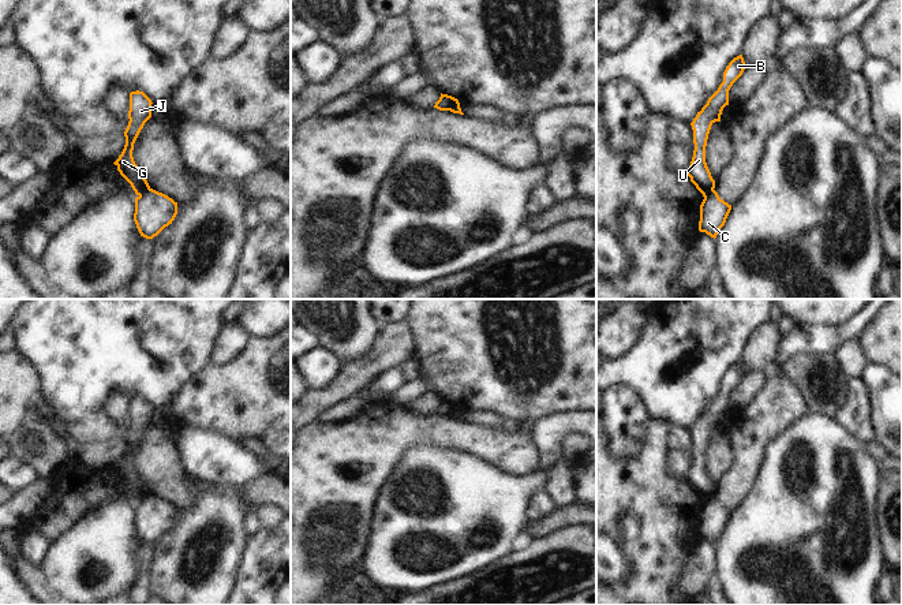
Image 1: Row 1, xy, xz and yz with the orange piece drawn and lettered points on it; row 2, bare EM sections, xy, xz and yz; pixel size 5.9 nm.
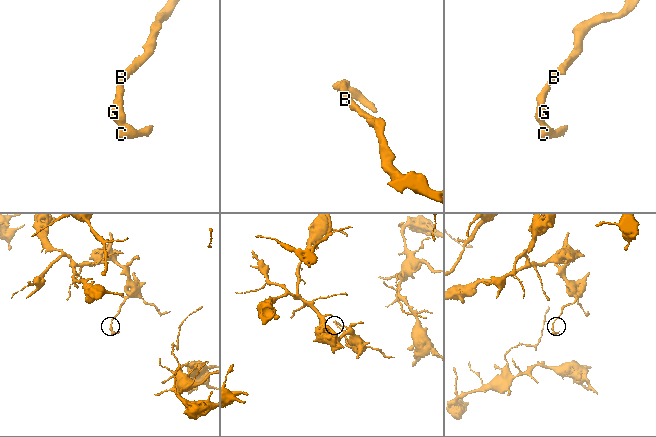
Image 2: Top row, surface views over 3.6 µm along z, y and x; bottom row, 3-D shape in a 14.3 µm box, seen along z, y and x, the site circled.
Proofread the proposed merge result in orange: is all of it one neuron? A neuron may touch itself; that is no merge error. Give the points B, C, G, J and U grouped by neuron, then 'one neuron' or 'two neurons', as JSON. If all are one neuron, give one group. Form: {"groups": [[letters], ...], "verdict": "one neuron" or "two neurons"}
{"groups": [["B", "G", "J", "U"], ["C"]], "verdict": "two neurons"}

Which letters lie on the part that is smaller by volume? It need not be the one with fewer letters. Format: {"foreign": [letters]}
{"foreign": ["C"]}

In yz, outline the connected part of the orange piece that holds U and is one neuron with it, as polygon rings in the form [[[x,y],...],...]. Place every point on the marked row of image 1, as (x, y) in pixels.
[[[742,55],[734,57],[723,72],[723,82],[690,123],[693,130],[695,150],[686,175],[690,178],[690,182],[703,194],[703,197],[710,195],[715,188],[715,180],[712,179],[705,163],[708,134],[711,126],[715,122],[721,122],[722,111],[726,105],[729,105],[729,90],[742,75],[745,68],[746,64]]]

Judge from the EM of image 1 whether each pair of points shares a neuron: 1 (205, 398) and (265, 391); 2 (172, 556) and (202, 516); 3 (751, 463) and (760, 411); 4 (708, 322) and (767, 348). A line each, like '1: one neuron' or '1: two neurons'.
1: one neuron
2: one neuron
3: one neuron
4: two neurons

